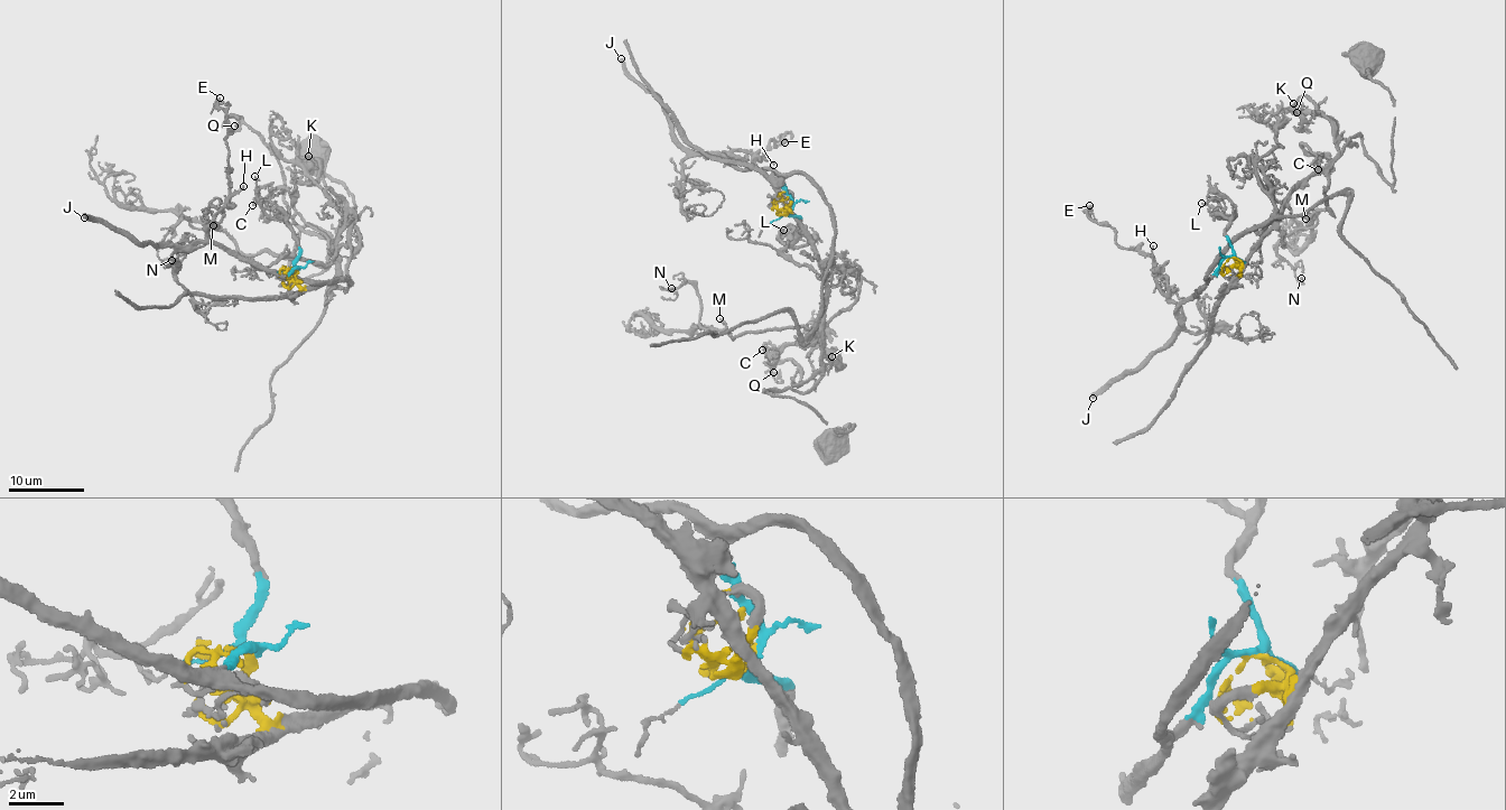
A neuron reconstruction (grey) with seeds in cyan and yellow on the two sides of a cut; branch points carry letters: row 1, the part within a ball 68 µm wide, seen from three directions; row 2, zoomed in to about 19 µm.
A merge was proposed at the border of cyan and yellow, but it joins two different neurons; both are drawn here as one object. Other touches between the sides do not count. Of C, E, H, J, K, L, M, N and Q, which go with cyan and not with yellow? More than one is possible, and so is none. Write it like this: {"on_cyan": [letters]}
{"on_cyan": ["E", "H", "J", "L"]}

